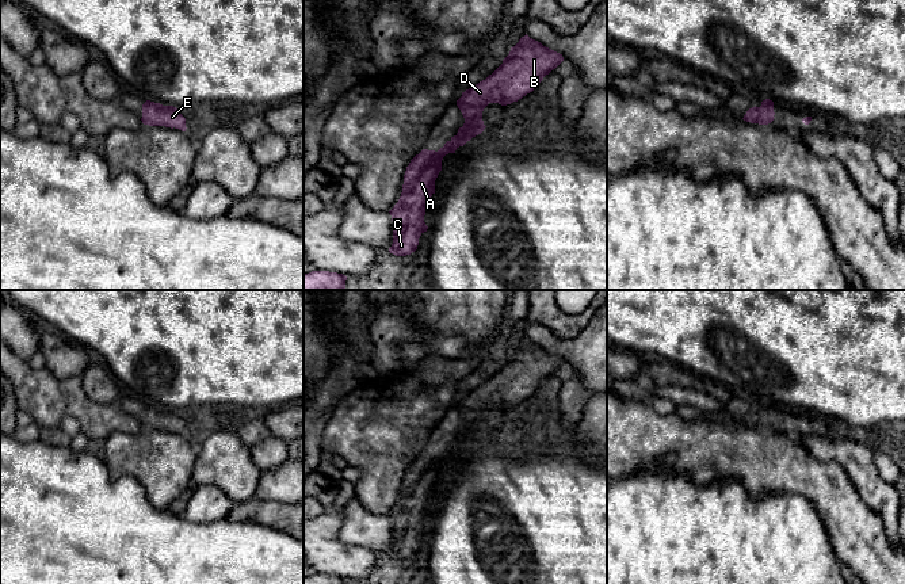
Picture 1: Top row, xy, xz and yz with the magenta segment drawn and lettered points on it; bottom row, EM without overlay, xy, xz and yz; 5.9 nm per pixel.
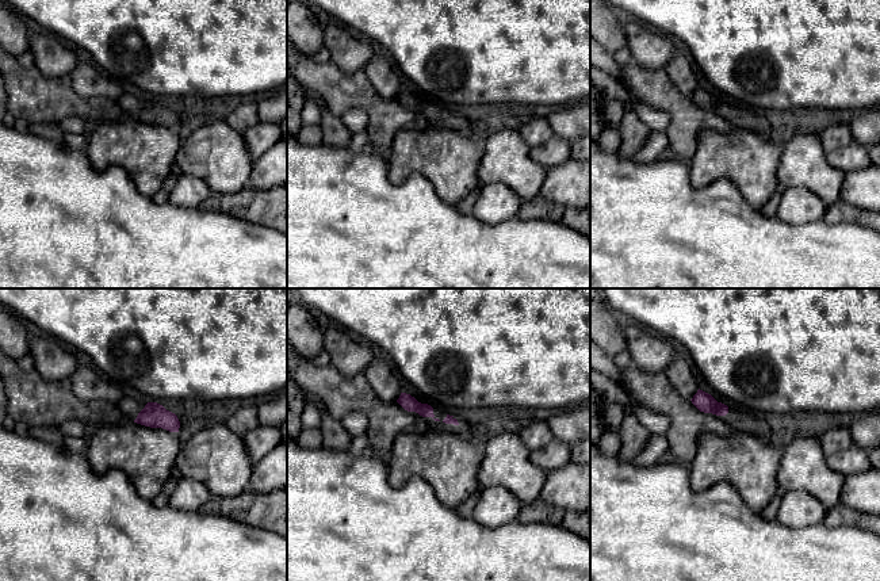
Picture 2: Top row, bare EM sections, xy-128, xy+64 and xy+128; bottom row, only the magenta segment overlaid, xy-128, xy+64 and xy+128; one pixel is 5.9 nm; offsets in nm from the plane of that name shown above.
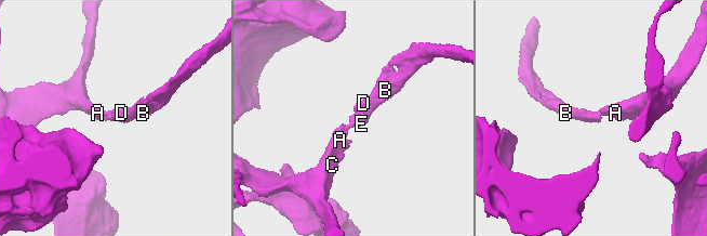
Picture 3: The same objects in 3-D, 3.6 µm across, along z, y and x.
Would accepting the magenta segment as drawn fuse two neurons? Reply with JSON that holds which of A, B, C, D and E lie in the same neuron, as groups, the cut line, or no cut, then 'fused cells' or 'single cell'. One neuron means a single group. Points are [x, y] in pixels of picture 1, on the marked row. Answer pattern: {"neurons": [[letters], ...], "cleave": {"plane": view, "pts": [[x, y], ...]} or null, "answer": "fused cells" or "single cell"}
{"neurons": [["A", "B", "C", "D", "E"]], "cleave": null, "answer": "single cell"}

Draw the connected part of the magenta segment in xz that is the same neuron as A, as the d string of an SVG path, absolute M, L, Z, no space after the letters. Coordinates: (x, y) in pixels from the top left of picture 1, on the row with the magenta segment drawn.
M526 34L492 75L462 92L457 106L465 118L463 126L438 152L423 149L406 167L401 196L389 211L393 221L390 253L406 256L417 249L420 236L428 229L424 222L425 207L435 194L442 160L484 131L484 108L489 103L507 106L518 102L562 61L562 54Z

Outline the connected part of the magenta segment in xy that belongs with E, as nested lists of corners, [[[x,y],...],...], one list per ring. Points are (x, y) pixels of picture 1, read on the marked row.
[[[146,100],[142,104],[142,118],[144,125],[149,126],[165,126],[171,129],[179,129],[186,131],[186,118],[177,111],[173,106],[163,106],[160,103],[154,103]]]

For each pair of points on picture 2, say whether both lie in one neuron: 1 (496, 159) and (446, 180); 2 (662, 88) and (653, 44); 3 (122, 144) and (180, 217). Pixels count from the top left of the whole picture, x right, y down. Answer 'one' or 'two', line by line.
1: two
2: two
3: two

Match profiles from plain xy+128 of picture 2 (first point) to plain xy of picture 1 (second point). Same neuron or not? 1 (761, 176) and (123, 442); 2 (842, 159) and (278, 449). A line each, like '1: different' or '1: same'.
1: same
2: same

